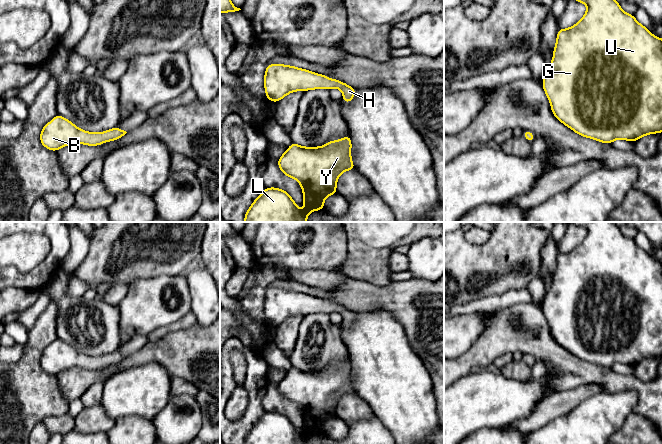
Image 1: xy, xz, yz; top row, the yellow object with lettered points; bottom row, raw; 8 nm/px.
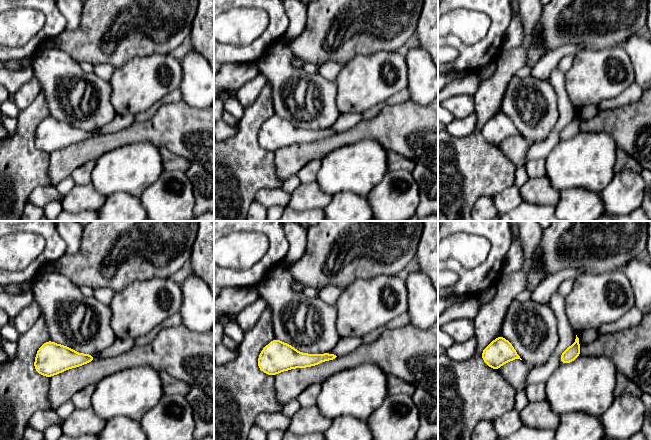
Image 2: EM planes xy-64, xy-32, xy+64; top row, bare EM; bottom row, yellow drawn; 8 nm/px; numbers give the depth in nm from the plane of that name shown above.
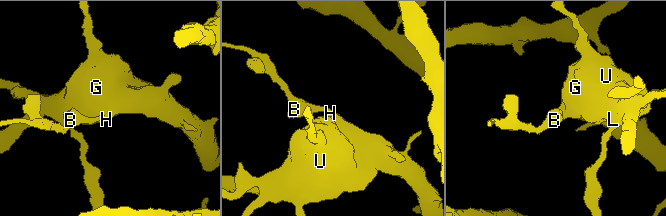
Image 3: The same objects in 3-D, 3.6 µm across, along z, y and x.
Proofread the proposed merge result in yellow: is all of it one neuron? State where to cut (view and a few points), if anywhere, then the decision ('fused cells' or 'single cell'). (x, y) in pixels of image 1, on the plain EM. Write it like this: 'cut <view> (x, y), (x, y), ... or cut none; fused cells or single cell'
cut none; single cell

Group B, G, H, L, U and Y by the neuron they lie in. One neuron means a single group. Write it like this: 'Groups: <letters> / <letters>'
Groups: B G H L U Y

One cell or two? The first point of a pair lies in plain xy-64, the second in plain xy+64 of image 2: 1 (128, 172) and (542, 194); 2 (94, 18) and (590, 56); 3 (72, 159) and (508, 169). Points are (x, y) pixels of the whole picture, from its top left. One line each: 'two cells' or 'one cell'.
1: two cells
2: two cells
3: two cells

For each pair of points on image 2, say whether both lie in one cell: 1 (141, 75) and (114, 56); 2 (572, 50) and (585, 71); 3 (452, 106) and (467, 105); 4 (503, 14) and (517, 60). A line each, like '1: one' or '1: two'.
1: two
2: two
3: one
4: two

